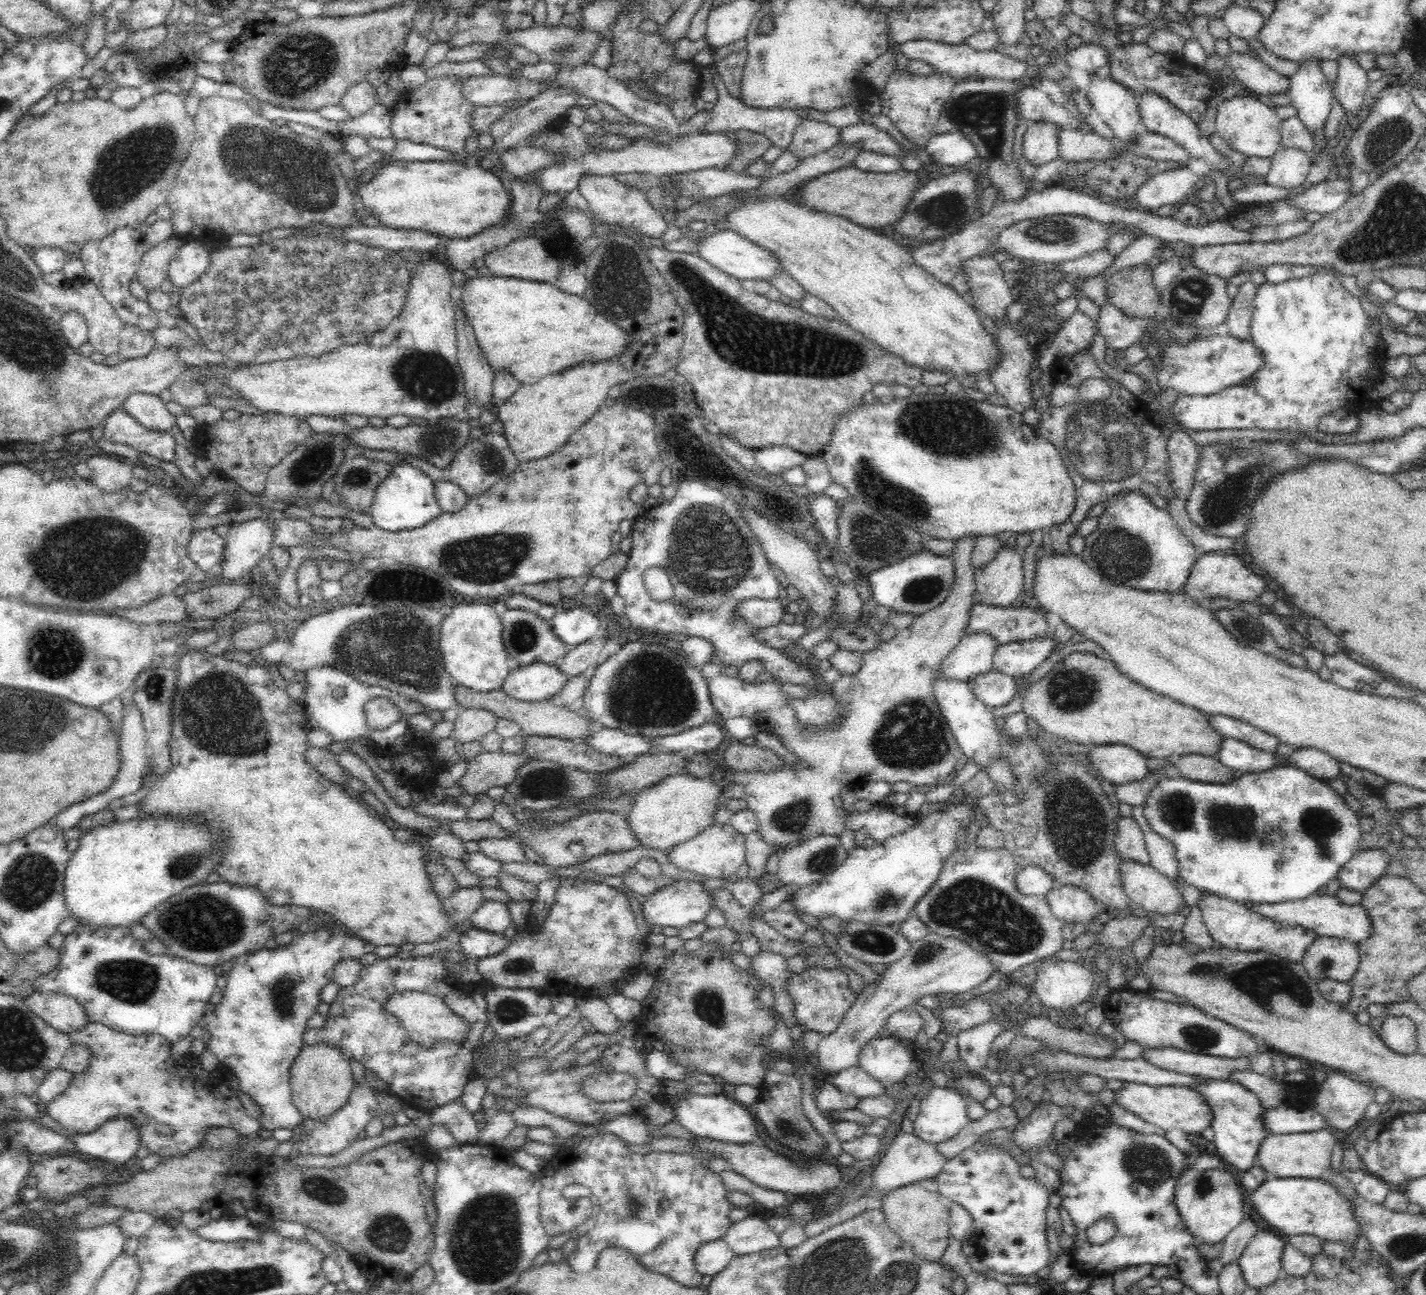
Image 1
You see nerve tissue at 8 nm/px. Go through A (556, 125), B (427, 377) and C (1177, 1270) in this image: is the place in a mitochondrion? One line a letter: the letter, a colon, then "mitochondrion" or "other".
A: other
B: mitochondrion
C: other

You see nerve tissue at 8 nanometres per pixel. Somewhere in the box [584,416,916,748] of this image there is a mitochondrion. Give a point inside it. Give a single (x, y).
(711, 553)

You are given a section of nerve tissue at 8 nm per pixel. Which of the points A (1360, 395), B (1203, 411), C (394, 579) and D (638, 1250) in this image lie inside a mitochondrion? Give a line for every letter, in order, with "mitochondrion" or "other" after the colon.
A: other
B: other
C: other
D: other

